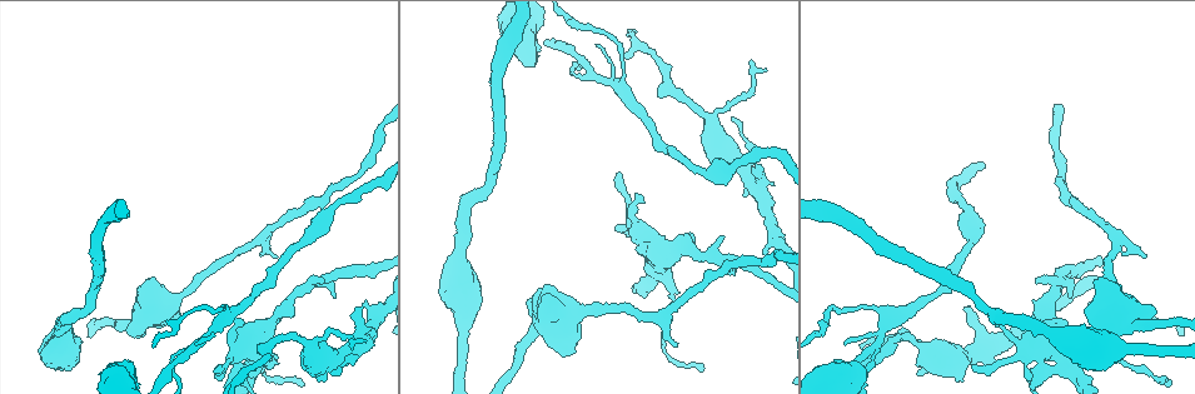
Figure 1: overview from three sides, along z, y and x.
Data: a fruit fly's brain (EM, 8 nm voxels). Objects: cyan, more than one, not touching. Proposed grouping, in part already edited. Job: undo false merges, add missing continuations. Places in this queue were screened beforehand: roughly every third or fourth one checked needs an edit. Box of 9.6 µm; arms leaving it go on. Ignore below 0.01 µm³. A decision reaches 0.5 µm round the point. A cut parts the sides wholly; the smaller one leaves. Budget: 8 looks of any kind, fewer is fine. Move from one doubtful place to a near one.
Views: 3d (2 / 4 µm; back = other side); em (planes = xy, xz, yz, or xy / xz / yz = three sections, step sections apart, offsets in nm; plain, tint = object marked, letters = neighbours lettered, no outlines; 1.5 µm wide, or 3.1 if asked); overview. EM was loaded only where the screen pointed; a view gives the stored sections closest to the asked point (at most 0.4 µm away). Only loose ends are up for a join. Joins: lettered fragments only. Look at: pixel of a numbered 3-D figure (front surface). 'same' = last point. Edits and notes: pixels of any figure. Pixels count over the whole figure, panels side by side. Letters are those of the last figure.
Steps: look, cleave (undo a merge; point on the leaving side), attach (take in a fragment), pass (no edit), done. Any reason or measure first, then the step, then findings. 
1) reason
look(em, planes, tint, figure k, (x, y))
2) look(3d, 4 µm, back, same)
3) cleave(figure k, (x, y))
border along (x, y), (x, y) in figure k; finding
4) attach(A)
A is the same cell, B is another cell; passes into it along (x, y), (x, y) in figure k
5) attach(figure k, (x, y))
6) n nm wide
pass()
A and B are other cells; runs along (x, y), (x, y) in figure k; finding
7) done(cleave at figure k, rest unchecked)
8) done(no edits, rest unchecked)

free end
look(3d, 4 µm, figure 1, (355, 307))

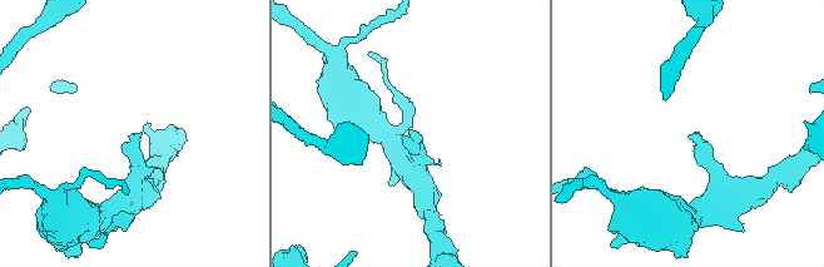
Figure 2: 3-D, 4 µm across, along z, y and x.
shape alone is not enough
look(em, xz, step 8, letters, figure 2, (688, 136))

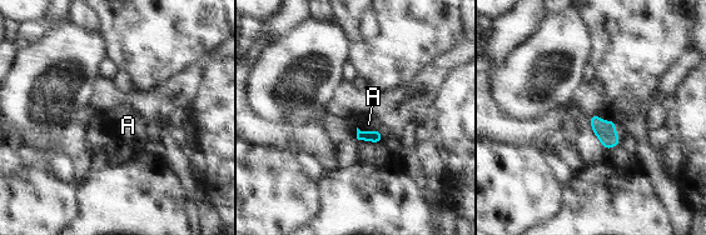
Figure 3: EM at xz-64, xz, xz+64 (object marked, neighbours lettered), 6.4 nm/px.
pass()
A is another cell; border along (357, 128), (364, 131), (377, 129) in figure 3; none of them fits

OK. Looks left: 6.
free end
look(3d, 2 µm, figure 1, (724, 235))

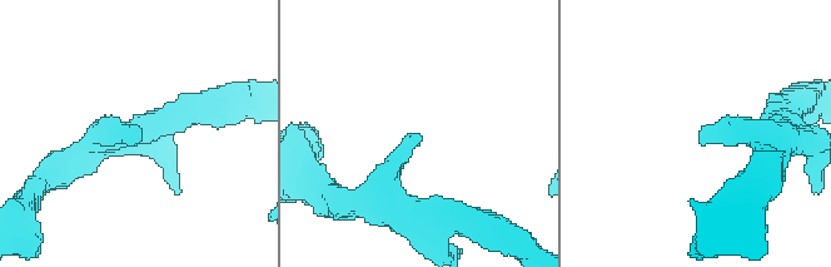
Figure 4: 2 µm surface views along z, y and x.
look(em, xy, step 8, letters, figure 4, (703, 129))

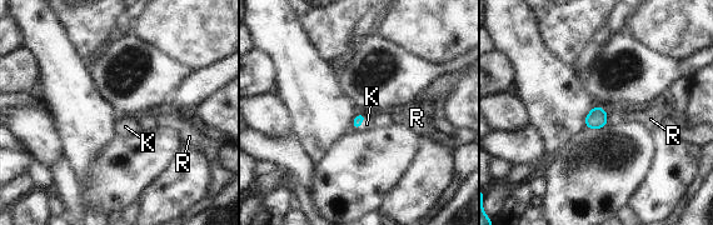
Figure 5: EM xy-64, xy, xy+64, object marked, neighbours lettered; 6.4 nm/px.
another direction
look(em, planes, letters, same)

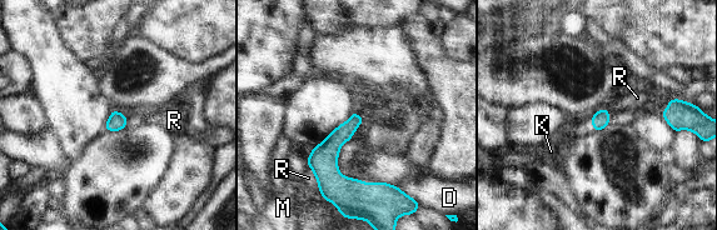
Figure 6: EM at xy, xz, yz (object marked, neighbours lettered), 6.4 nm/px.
attach(K)
K is the same cell, D, M and R are other cells; passes into it along (600, 120), (592, 124), (559, 145) in figure 6; the neuron continues

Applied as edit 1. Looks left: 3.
thin end
look(3d, 4 µm, back, figure 1, (733, 121))

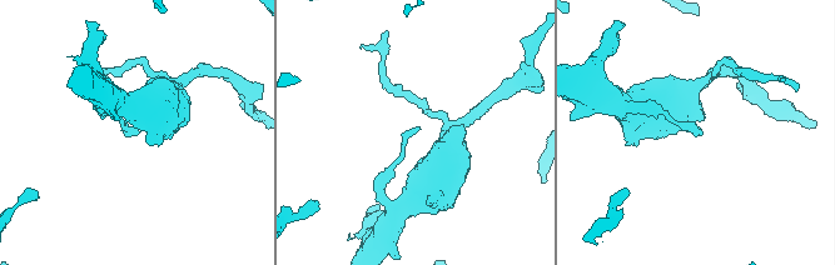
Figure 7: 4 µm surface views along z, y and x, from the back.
look(em, planes, letters, figure 7, (134, 134))

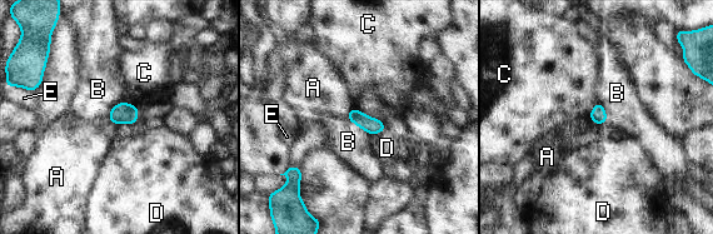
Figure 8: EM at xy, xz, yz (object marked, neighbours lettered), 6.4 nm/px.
B touches over 200 nm
pass()
A, B, C, D and E are other cells; none of them fits

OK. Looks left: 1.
done(attach at figure 6, rest unchecked)

